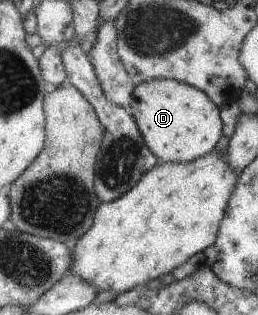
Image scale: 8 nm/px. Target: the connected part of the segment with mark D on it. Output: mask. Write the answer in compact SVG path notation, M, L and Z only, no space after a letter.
M153 79L139 83L131 91L129 115L137 125L145 146L159 162L186 163L212 151L222 135L222 124L217 107L195 87L174 80Z

